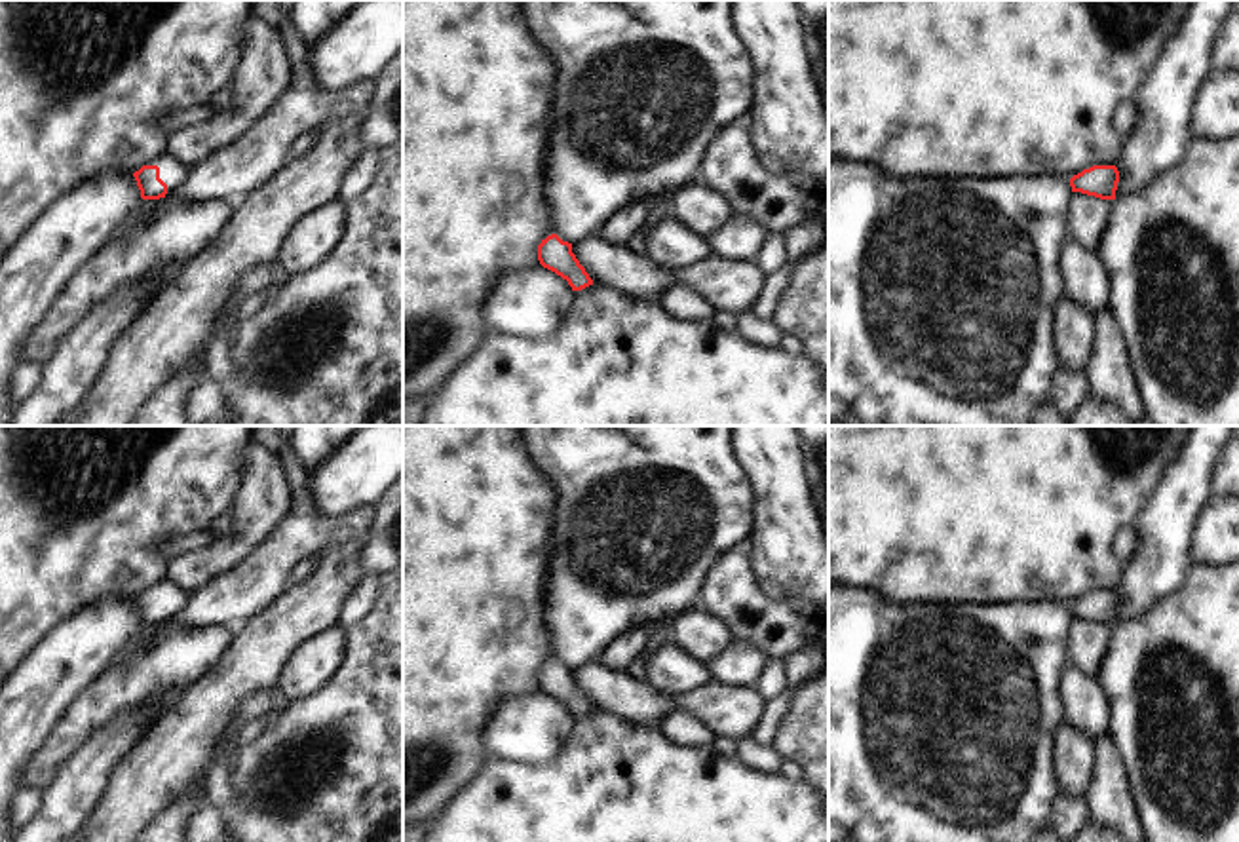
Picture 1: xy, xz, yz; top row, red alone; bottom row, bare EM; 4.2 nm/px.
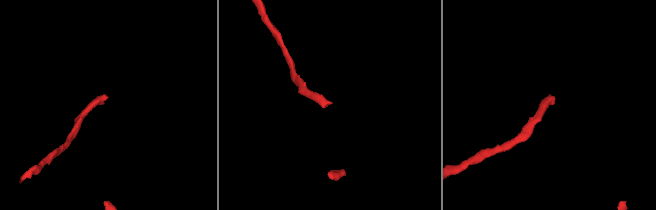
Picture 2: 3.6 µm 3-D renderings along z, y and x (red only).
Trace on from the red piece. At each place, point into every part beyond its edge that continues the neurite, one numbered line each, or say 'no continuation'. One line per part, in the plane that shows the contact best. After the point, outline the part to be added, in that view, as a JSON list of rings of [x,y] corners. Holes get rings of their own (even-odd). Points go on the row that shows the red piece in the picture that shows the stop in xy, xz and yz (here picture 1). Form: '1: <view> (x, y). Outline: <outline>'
1: xy (170, 170). Outline: [[[167,156],[160,158],[158,167],[160,167],[160,179],[165,184],[171,184],[173,181],[182,179],[186,173],[186,169],[179,162],[169,160]]]

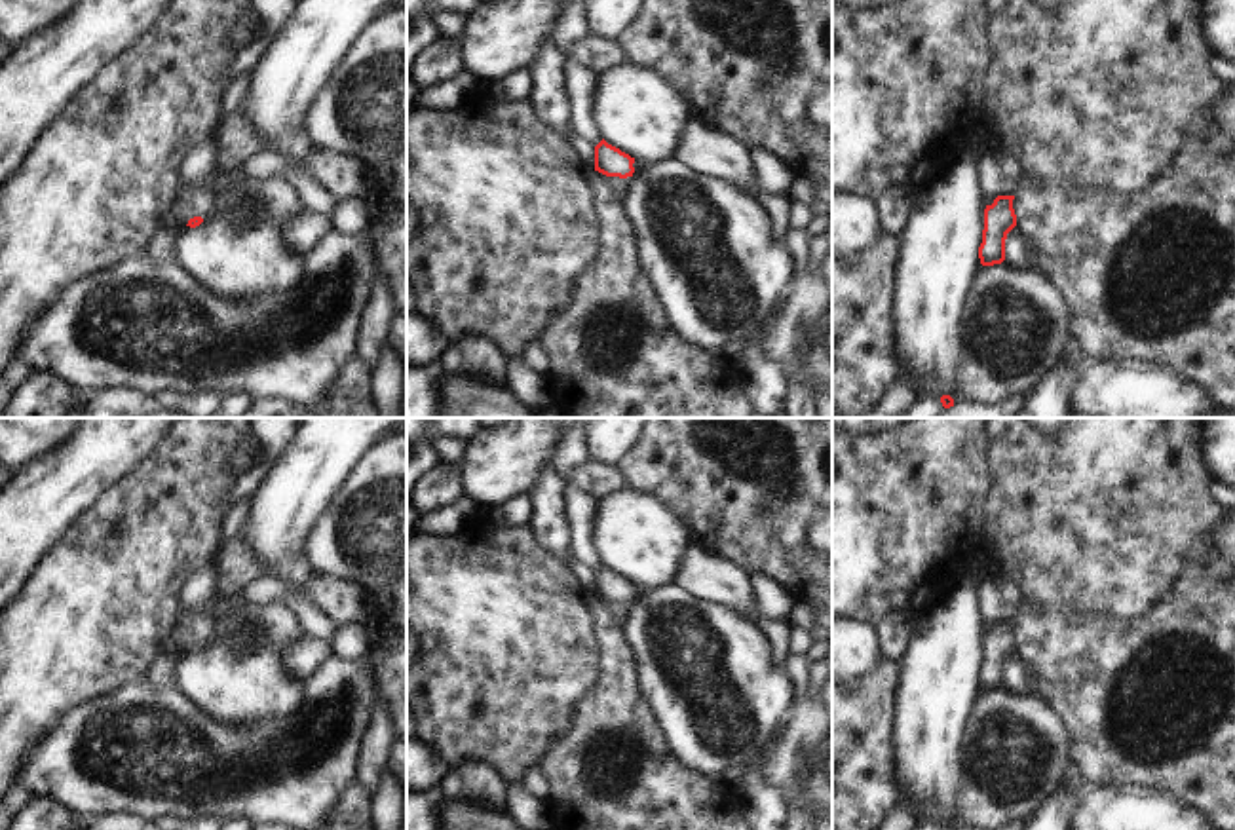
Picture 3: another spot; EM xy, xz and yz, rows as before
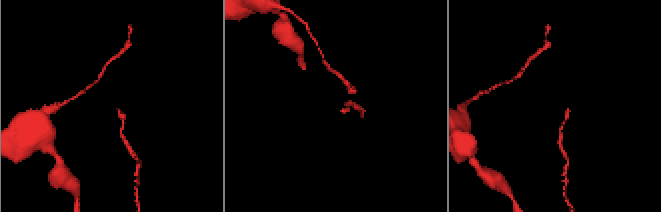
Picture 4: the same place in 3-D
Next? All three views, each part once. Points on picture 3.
no continuation

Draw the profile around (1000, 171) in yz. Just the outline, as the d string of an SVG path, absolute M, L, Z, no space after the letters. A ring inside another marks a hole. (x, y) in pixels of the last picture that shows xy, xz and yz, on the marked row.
M986 146L978 158L978 175L986 198L1015 196L1024 177L1024 167L1016 154Z

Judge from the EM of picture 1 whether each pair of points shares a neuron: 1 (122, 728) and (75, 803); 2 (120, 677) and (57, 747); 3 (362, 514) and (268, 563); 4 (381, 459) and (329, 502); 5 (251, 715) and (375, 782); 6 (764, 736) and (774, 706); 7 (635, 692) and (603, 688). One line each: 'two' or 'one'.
1: one
2: one
3: one
4: one
5: two
6: one
7: one

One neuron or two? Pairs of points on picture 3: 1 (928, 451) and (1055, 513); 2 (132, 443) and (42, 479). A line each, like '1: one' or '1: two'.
1: two
2: one

